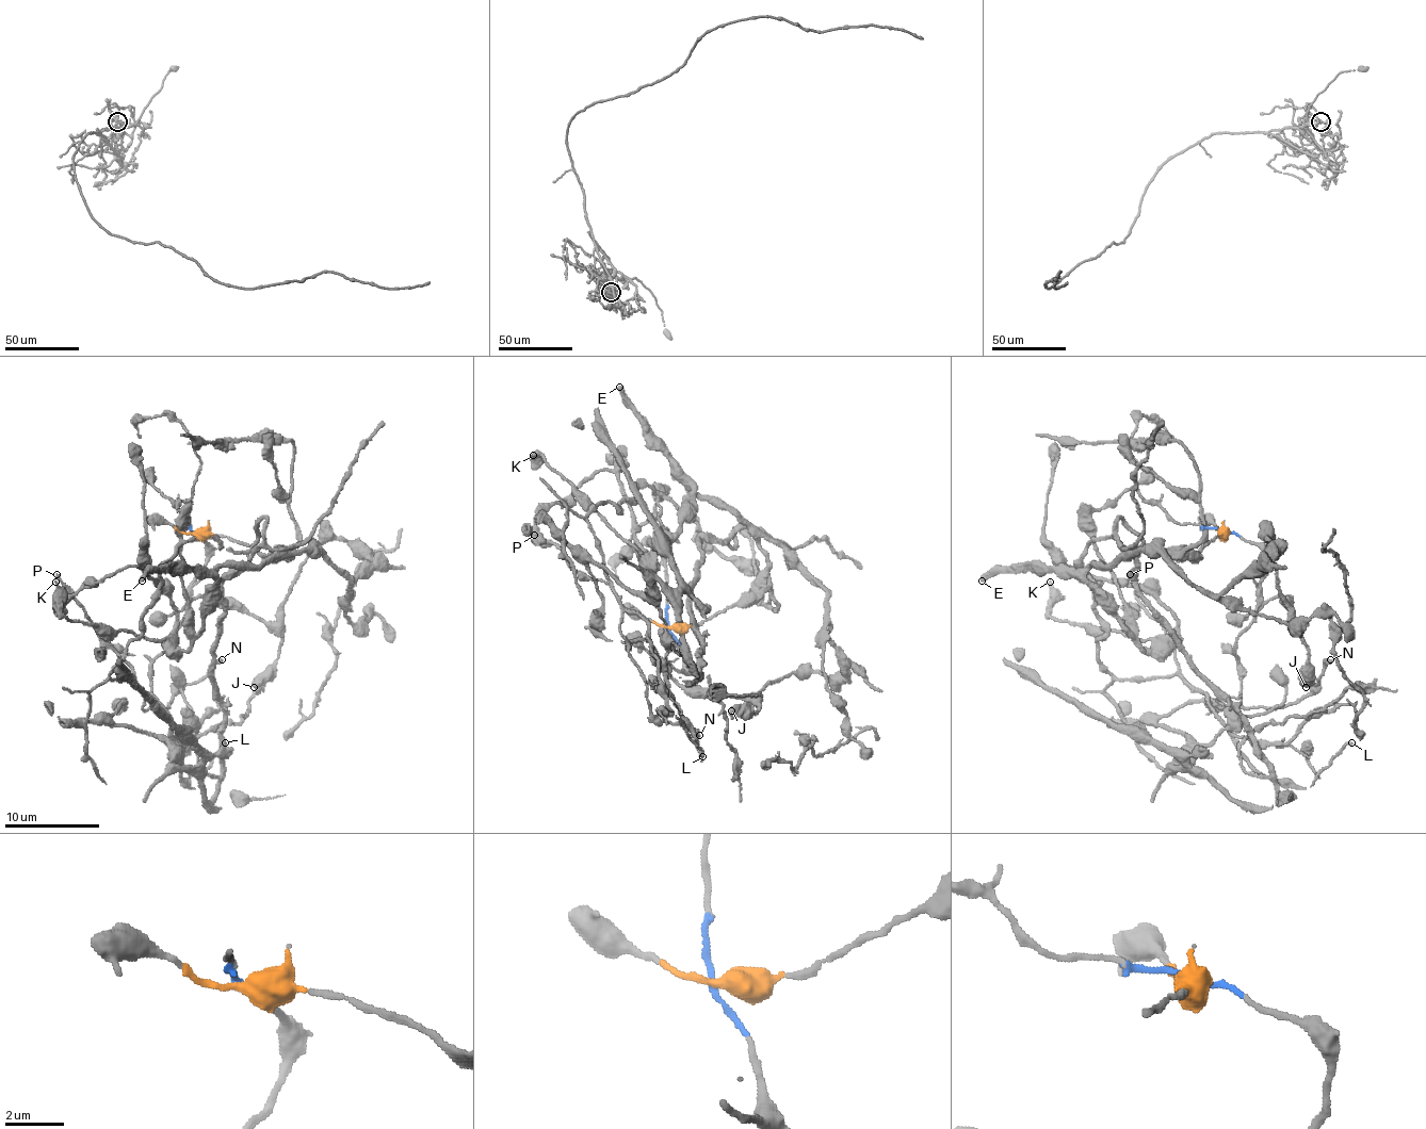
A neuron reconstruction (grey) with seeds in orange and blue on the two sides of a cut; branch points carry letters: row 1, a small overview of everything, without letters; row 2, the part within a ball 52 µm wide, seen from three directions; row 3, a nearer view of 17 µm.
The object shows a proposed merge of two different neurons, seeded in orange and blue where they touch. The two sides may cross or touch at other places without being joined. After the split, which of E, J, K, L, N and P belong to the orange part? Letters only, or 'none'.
E, J, K

